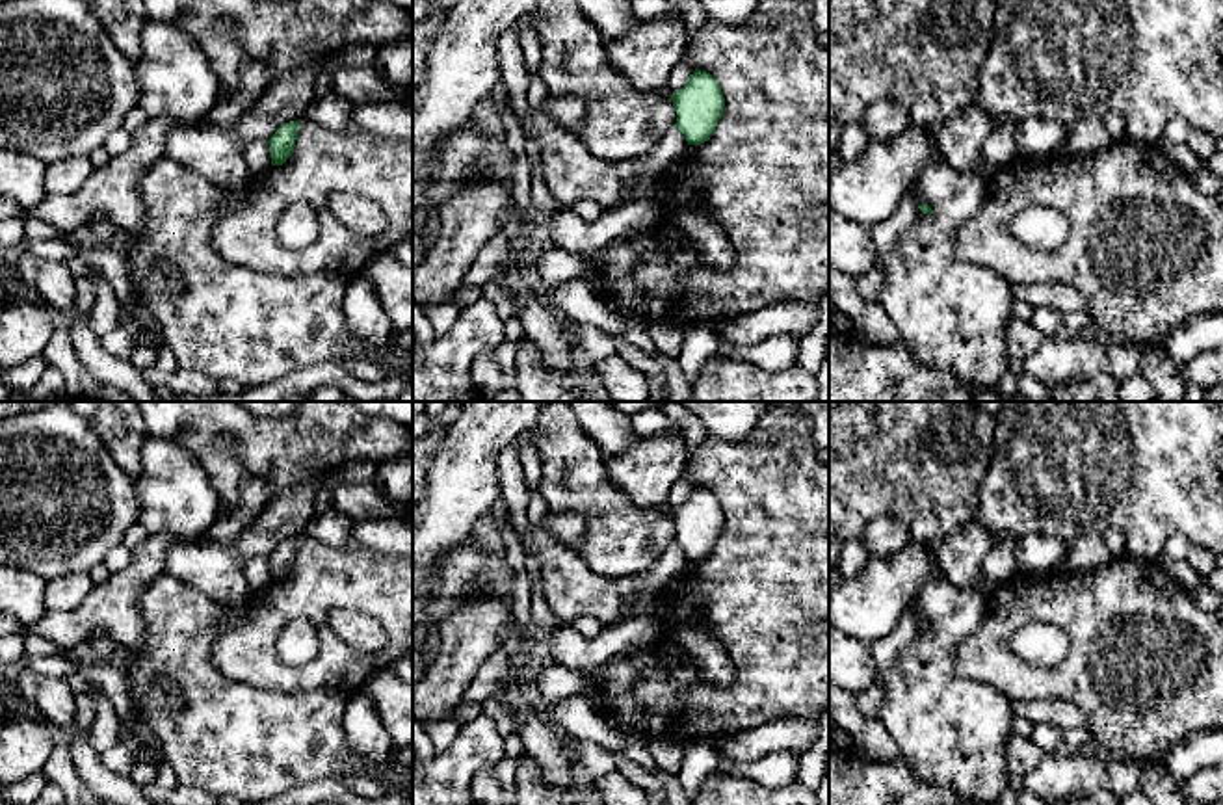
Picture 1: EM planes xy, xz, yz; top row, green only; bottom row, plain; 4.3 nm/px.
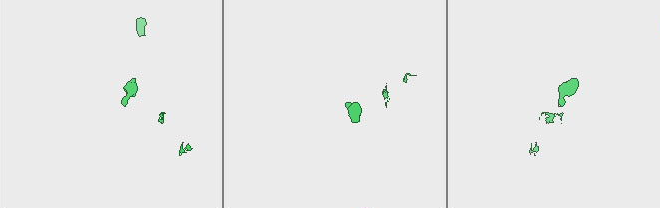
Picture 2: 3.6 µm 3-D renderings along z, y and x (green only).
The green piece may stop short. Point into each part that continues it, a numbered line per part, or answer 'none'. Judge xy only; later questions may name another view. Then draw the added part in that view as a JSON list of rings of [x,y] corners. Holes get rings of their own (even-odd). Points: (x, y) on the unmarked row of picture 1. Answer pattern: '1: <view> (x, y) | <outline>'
none

